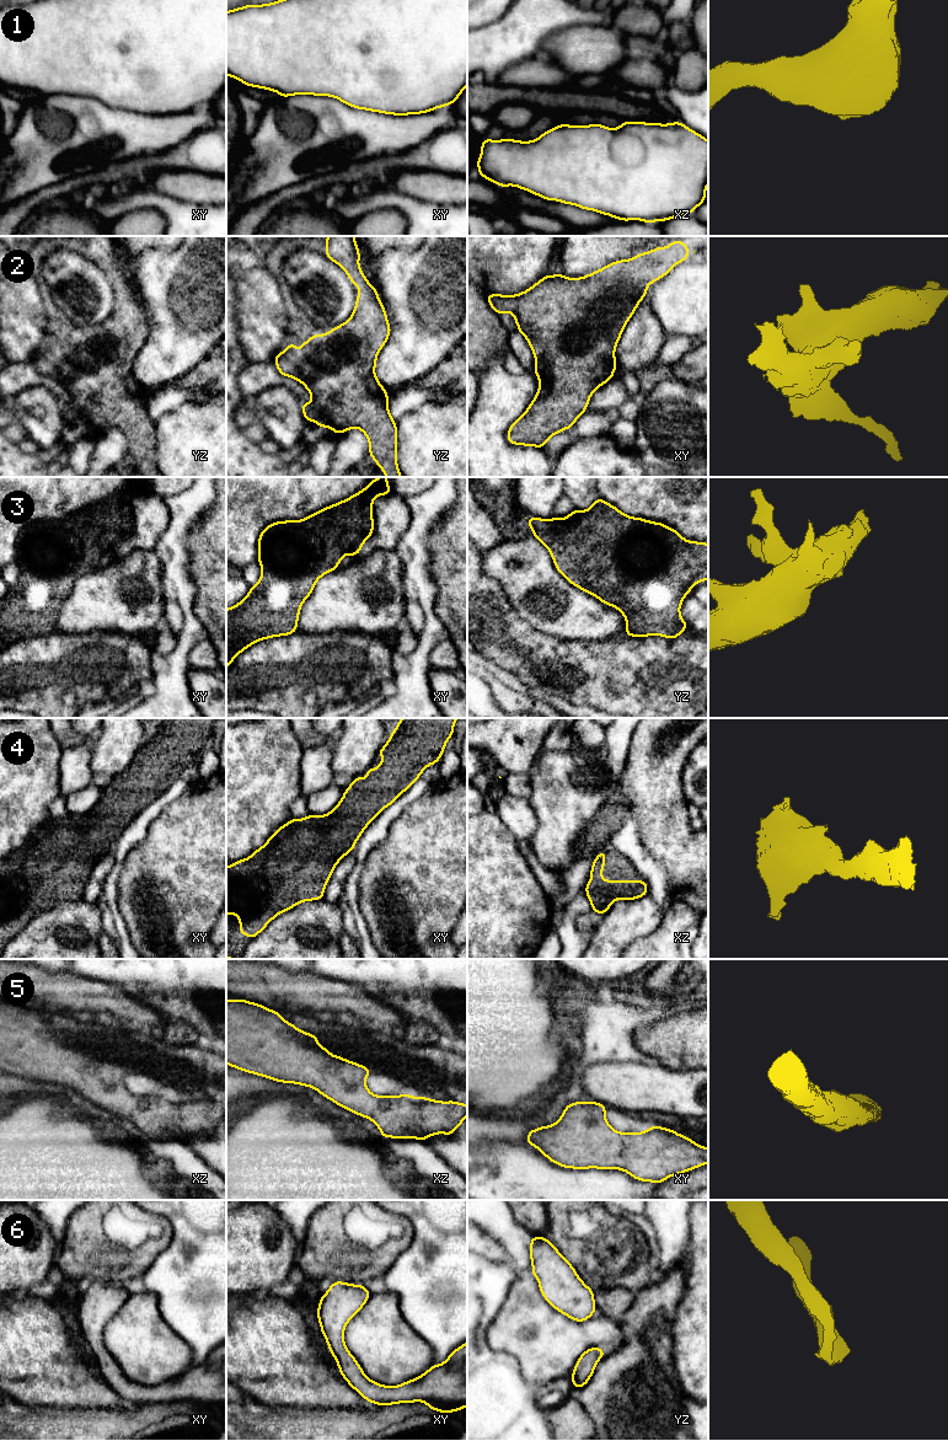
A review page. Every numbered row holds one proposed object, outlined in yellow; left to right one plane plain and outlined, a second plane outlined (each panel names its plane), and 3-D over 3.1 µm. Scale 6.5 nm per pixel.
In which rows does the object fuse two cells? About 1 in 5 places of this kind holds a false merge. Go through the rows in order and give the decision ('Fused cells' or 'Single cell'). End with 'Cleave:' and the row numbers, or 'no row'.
1: Single cell
2: Single cell
3: Single cell
4: Single cell
5: Single cell
6: Single cell
Cleave: no row

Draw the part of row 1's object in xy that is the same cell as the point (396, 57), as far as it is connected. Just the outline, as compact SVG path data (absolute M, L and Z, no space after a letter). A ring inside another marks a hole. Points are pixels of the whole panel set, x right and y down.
M279 0L226 11L226 75L247 86L275 91L280 97L315 95L385 114L421 114L452 105L467 86L467 0Z

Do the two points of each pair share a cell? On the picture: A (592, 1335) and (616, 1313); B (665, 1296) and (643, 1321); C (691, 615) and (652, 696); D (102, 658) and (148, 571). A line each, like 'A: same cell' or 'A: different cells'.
A: different cells
B: same cell
C: different cells
D: different cells

